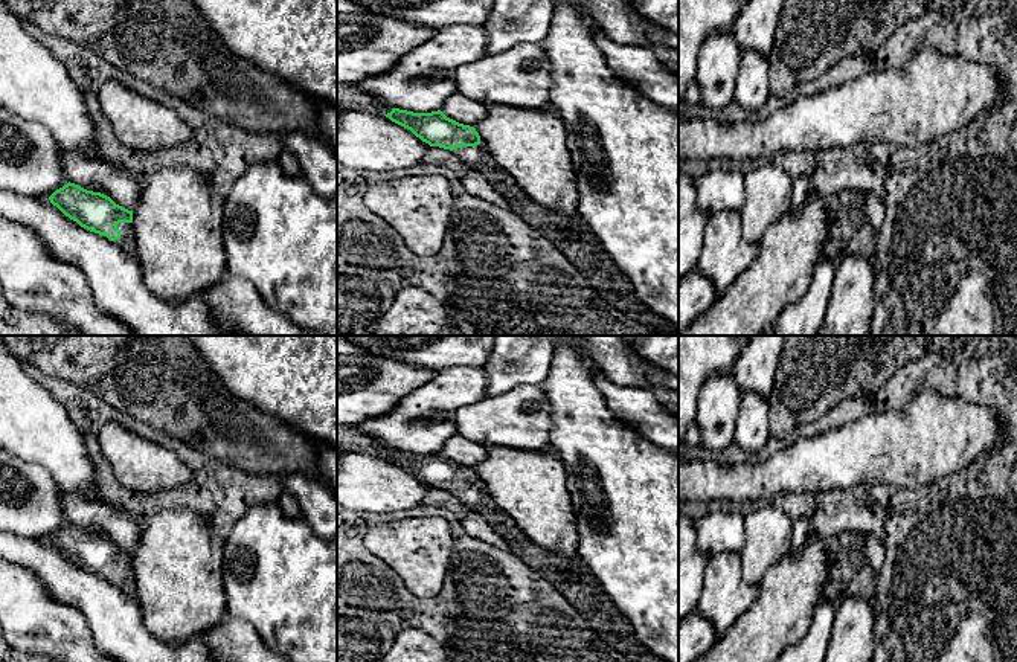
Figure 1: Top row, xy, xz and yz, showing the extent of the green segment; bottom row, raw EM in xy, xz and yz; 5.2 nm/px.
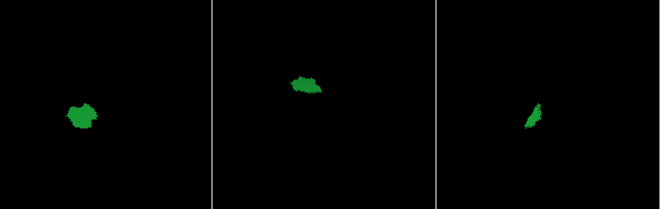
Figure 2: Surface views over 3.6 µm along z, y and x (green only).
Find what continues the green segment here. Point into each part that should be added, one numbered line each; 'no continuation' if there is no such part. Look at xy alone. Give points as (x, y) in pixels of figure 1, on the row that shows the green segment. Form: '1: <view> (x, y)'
1: xy (127, 241)

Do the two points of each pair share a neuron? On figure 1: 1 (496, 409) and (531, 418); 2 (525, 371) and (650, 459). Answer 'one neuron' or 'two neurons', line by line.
1: one neuron
2: two neurons

